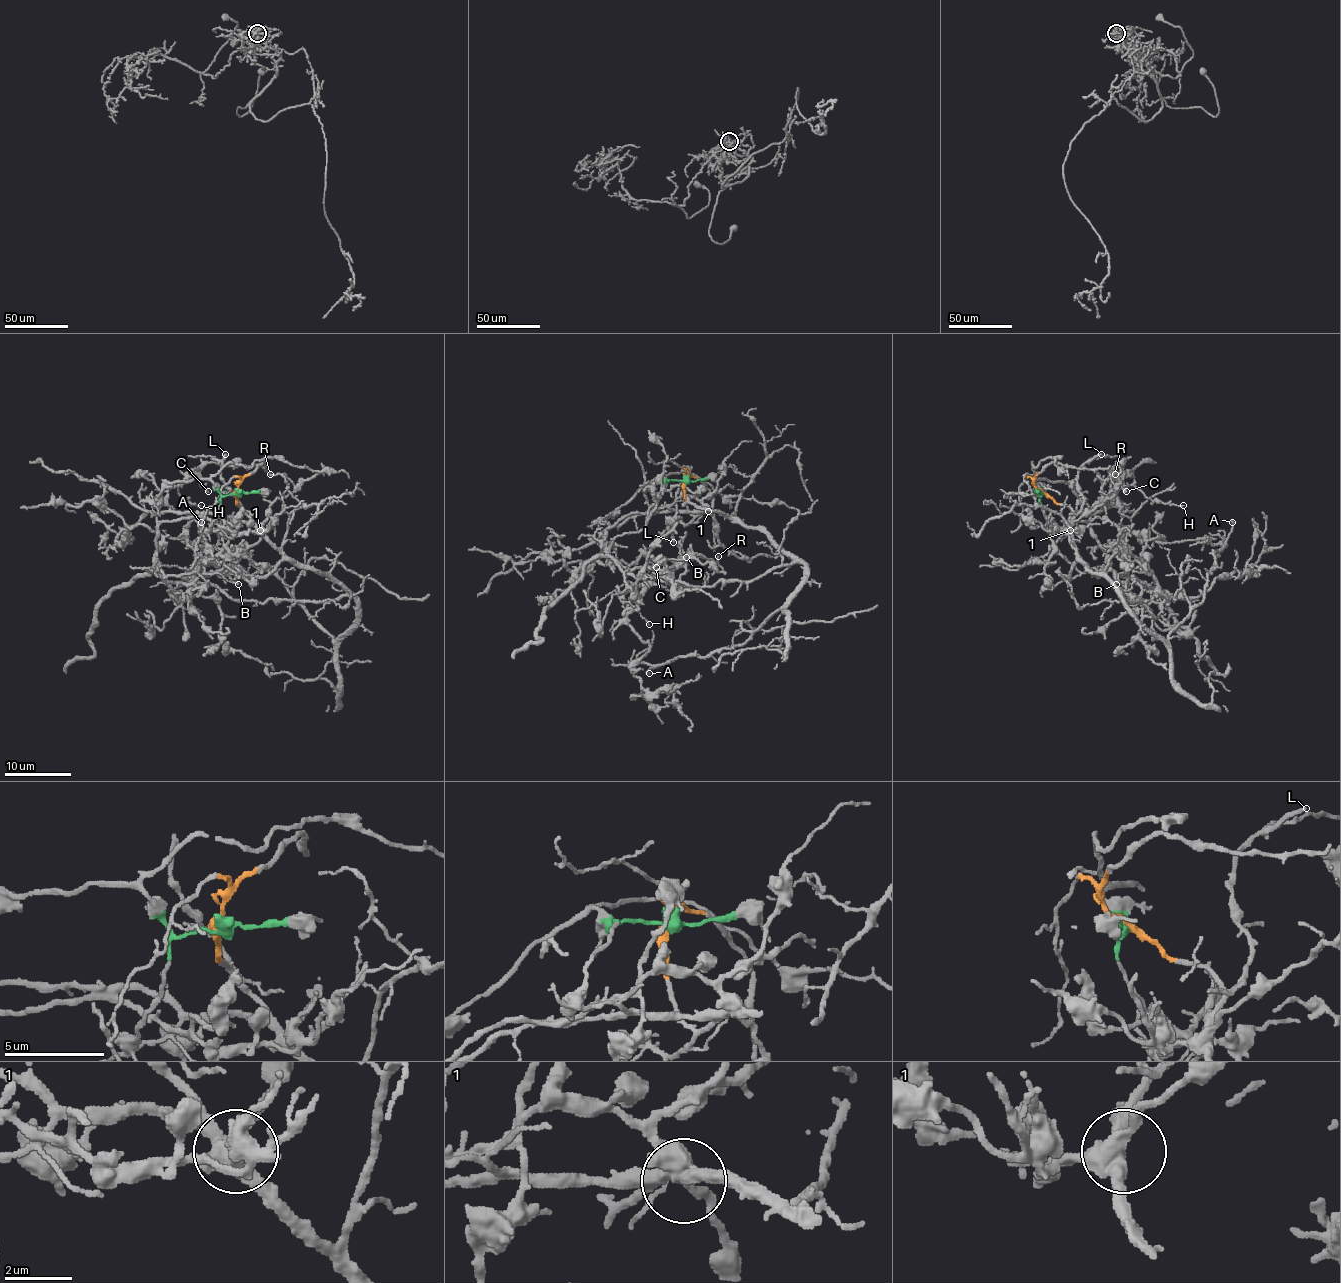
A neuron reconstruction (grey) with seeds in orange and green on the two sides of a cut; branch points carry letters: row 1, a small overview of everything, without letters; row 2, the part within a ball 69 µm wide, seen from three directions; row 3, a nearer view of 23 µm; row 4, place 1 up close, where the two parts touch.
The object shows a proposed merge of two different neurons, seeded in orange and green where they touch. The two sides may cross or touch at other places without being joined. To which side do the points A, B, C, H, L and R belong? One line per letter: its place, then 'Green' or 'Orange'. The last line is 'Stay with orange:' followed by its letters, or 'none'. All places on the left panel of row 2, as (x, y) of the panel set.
A: Place: (201, 522). Orange
B: Place: (238, 584). Green
C: Place: (208, 491). Green
H: Place: (201, 505). Green
L: Place: (225, 454). Orange
R: Place: (270, 474). Green
Stay with orange: A, L

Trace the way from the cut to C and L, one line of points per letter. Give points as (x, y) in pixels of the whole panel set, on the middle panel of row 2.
C: (685, 480), (658, 476), (648, 481), (607, 520), (605, 539), (618, 559), (632, 564), (643, 554), (656, 568)
L: (685, 480), (685, 503), (693, 518), (686, 525), (673, 518), (668, 520), (673, 543)

